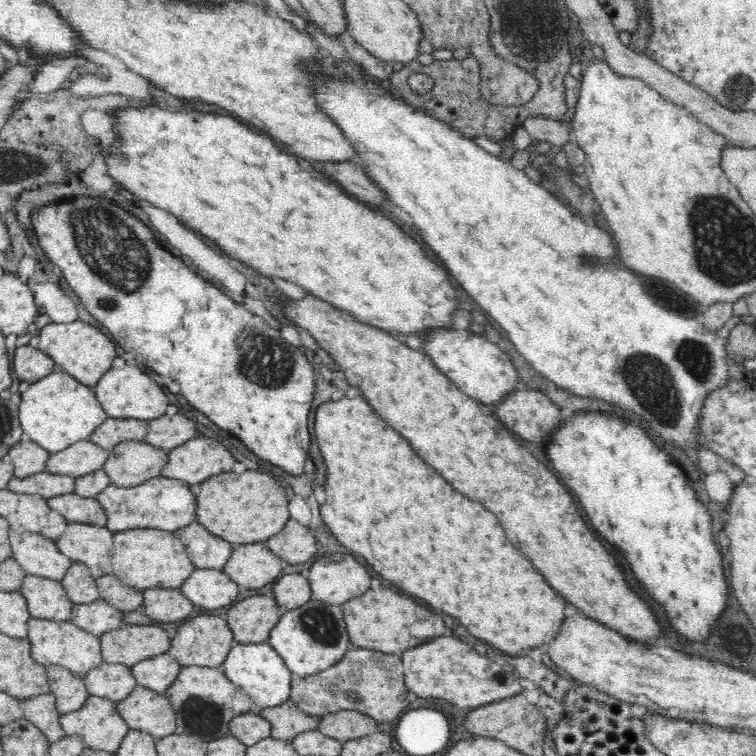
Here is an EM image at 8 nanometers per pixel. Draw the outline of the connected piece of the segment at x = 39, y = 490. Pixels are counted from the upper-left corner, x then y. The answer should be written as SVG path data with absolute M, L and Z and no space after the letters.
M46 470L23 478L15 476L8 482L7 488L12 492L40 495L48 499L62 494L74 494L76 481L75 477L55 475Z

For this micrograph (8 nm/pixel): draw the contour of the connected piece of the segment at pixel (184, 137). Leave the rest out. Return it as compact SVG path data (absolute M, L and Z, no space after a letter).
M156 104L151 106L144 106L140 108L125 107L116 109L113 112L113 118L115 118L115 131L117 132L117 138L121 140L117 147L110 147L102 149L104 157L104 164L106 165L108 175L116 182L120 182L126 190L130 190L132 194L148 200L152 206L156 208L164 208L168 210L170 214L178 216L184 224L188 224L190 228L194 228L196 232L200 232L202 236L206 238L212 238L216 242L216 246L244 262L246 266L254 268L256 272L272 278L282 278L282 280L290 280L302 288L306 288L310 294L318 296L318 298L330 302L332 306L349 312L358 322L366 323L367 325L375 326L388 333L396 331L398 333L405 334L406 336L418 335L421 338L425 338L425 334L428 331L434 331L438 329L450 329L446 326L450 326L450 320L452 320L452 314L456 310L456 294L454 294L454 288L448 281L448 274L436 266L426 254L424 250L420 248L420 244L416 244L410 236L406 236L394 222L390 222L388 218L376 214L374 210L362 206L360 202L348 198L348 194L344 190L340 190L338 186L334 186L334 182L324 182L324 176L316 174L316 172L308 172L308 170L300 170L298 166L298 160L296 155L284 154L272 138L268 138L268 135L264 135L256 132L245 126L242 122L237 121L233 117L222 116L222 114L204 113L202 112L172 112L172 110L164 110L164 108L158 108Z

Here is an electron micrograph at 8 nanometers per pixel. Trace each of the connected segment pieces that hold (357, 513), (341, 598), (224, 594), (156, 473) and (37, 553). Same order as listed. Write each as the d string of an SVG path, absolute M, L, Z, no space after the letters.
M362 395L354 398L344 396L338 402L330 401L318 406L314 424L318 446L328 470L326 502L319 506L320 513L326 527L340 544L362 556L384 580L394 582L402 592L408 592L410 596L416 596L458 618L472 636L486 640L504 654L518 656L524 648L544 648L558 634L564 620L564 600L546 584L530 560L512 546L498 524L498 518L480 502L472 502L452 488L434 468L410 450L410 444L406 444L394 428L376 416Z
M332 553L314 561L308 569L311 598L341 606L370 588L372 576L350 554Z
M195 568L179 590L196 606L214 612L218 608L236 603L240 589L224 570Z
M125 441L115 446L102 470L112 485L126 488L160 477L168 452L145 441Z
M10 529L8 540L11 556L28 575L50 578L55 581L66 576L72 561L56 547L55 540L39 534Z

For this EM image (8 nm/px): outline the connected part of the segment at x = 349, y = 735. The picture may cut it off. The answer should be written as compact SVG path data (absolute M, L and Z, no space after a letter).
M346 709L344 712L322 718L318 724L318 731L346 743L376 734L379 723L374 717L364 716L361 712L354 712L354 709Z

